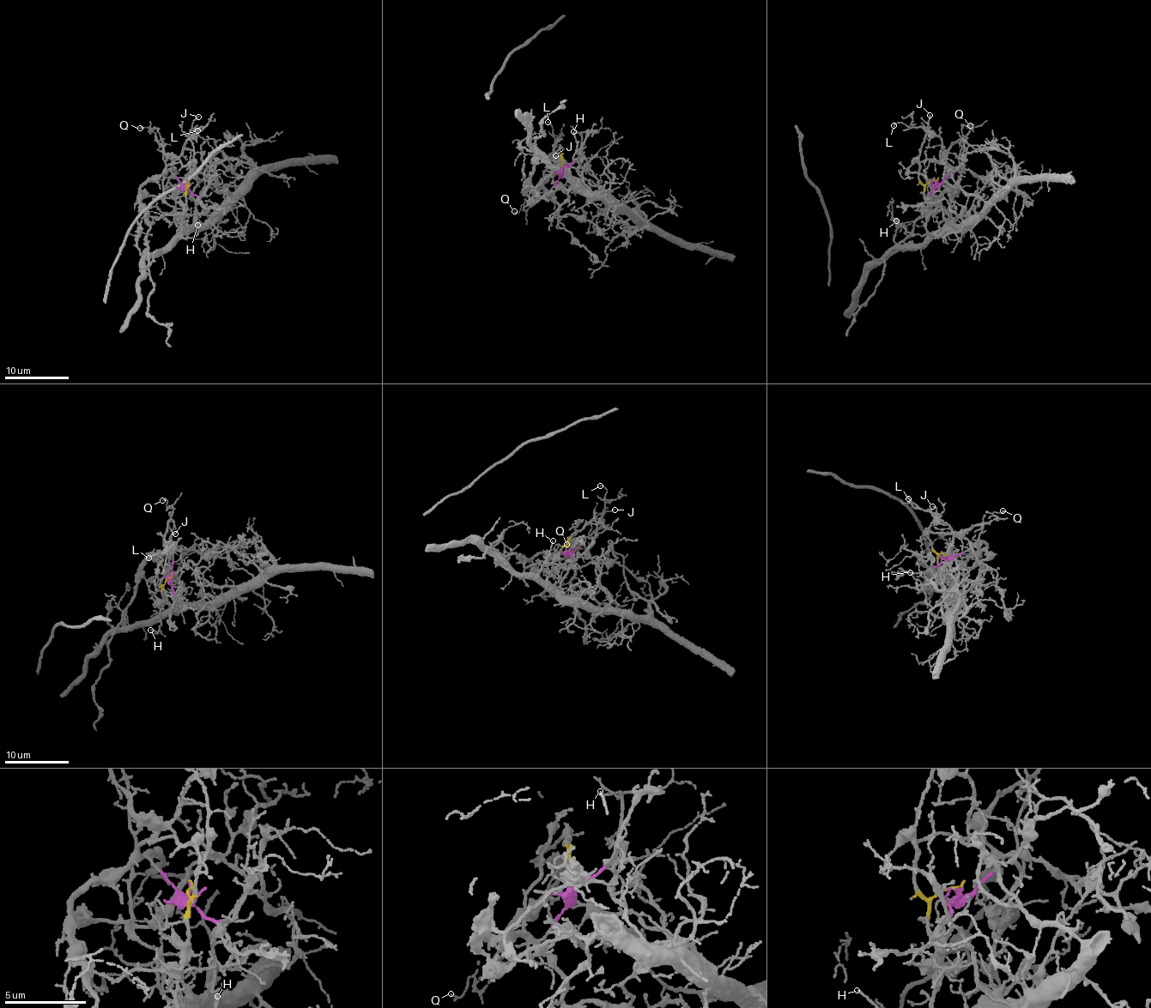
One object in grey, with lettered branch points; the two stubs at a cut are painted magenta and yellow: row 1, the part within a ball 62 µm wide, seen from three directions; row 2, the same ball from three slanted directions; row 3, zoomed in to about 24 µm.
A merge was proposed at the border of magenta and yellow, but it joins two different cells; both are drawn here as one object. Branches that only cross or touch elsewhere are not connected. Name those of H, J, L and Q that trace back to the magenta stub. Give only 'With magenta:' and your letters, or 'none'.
With magenta: L, Q

